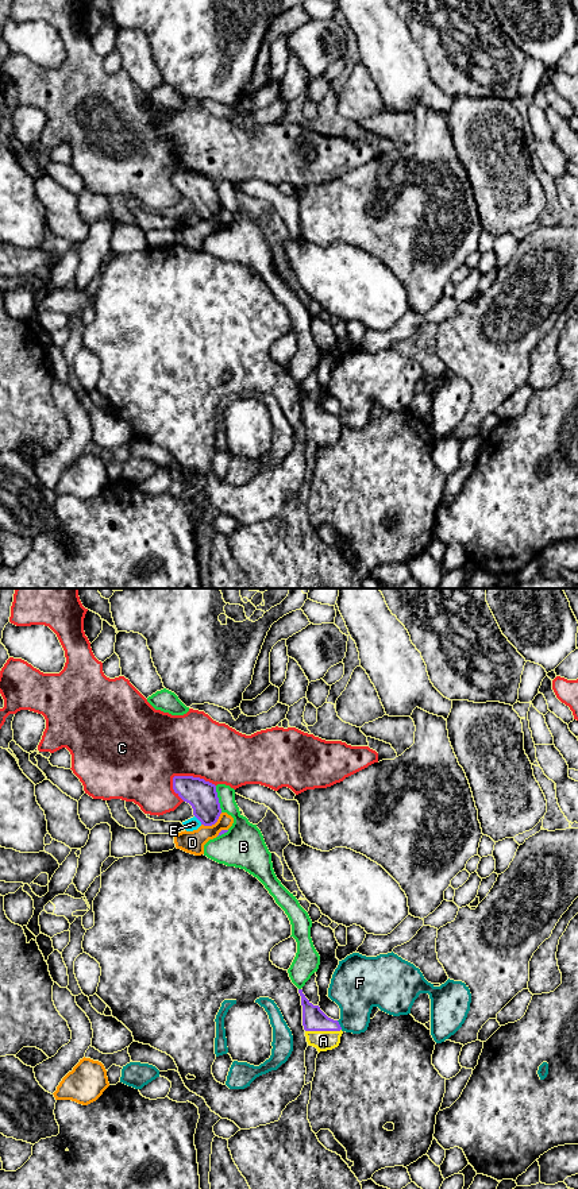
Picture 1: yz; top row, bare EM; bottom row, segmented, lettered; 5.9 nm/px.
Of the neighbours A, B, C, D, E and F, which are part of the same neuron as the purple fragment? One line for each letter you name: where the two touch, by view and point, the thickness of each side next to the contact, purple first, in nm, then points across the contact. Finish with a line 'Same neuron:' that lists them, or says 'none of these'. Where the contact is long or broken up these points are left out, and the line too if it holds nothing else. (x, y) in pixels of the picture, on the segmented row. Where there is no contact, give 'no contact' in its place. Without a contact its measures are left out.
A: contact yz (323, 1030); calibres 140 and 120 nm; way yz (313, 1019), (323, 1030), (323, 1041)
Same neuron: A

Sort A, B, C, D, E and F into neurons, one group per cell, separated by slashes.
A / B / C / D / E / F

